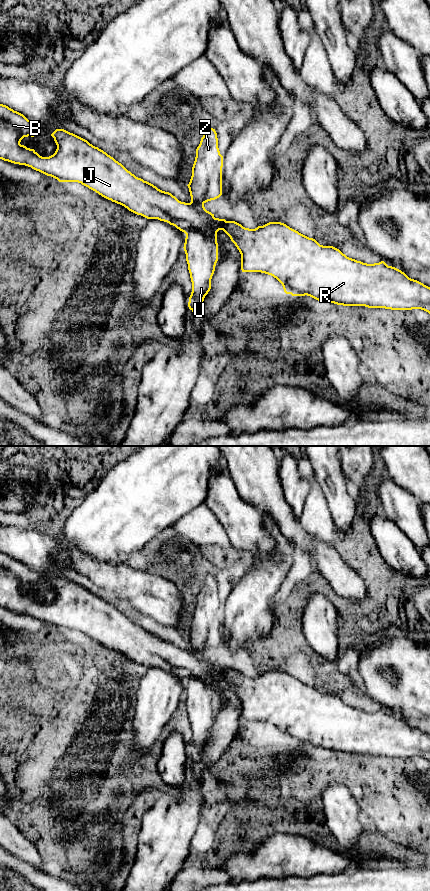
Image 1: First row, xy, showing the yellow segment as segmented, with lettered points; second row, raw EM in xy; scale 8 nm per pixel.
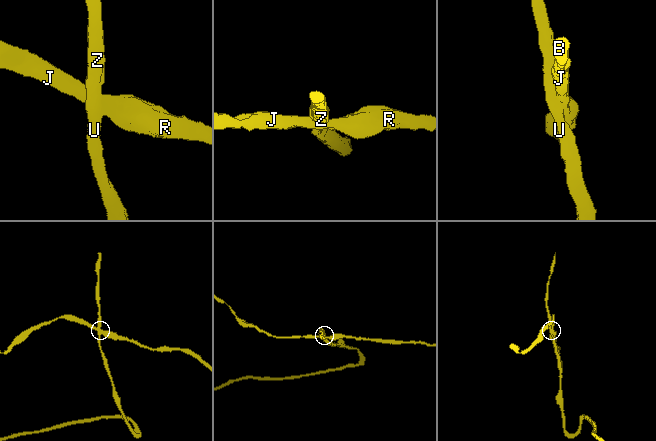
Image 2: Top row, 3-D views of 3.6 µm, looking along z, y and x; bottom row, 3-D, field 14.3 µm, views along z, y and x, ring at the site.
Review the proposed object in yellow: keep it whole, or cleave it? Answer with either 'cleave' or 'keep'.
cleave

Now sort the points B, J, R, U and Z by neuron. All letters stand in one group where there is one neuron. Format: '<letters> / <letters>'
B J R / U Z

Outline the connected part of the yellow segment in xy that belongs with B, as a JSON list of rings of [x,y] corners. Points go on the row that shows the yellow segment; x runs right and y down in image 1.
[[[0,104],[0,159],[31,167],[36,171],[57,179],[59,182],[81,183],[102,197],[124,206],[137,215],[147,219],[158,219],[167,222],[185,234],[190,229],[198,229],[205,233],[214,233],[217,237],[217,232],[223,230],[241,254],[242,272],[261,272],[271,275],[282,284],[286,294],[291,294],[292,296],[307,295],[321,302],[343,306],[365,306],[368,308],[391,310],[421,309],[430,314],[430,287],[409,278],[404,272],[395,267],[388,266],[384,261],[367,264],[349,258],[339,249],[333,246],[320,245],[315,239],[309,238],[281,222],[269,222],[255,229],[249,229],[235,221],[209,217],[190,203],[181,202],[171,193],[162,191],[153,184],[136,177],[103,150],[64,129],[56,129],[51,134],[57,145],[55,153],[49,157],[42,157],[34,149],[20,144],[24,137],[34,137],[40,132],[40,129],[40,125],[31,122],[23,114]]]

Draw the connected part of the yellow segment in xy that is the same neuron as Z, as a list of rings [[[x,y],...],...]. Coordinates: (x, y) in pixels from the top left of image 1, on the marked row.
[[[208,127],[196,149],[192,176],[187,186],[190,204],[209,217],[214,217],[214,214],[207,211],[204,204],[222,195],[222,167],[223,156],[218,148],[217,133]]]

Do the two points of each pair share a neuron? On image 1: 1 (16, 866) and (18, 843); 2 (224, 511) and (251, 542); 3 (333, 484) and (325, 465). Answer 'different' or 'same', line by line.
1: different
2: same
3: same

